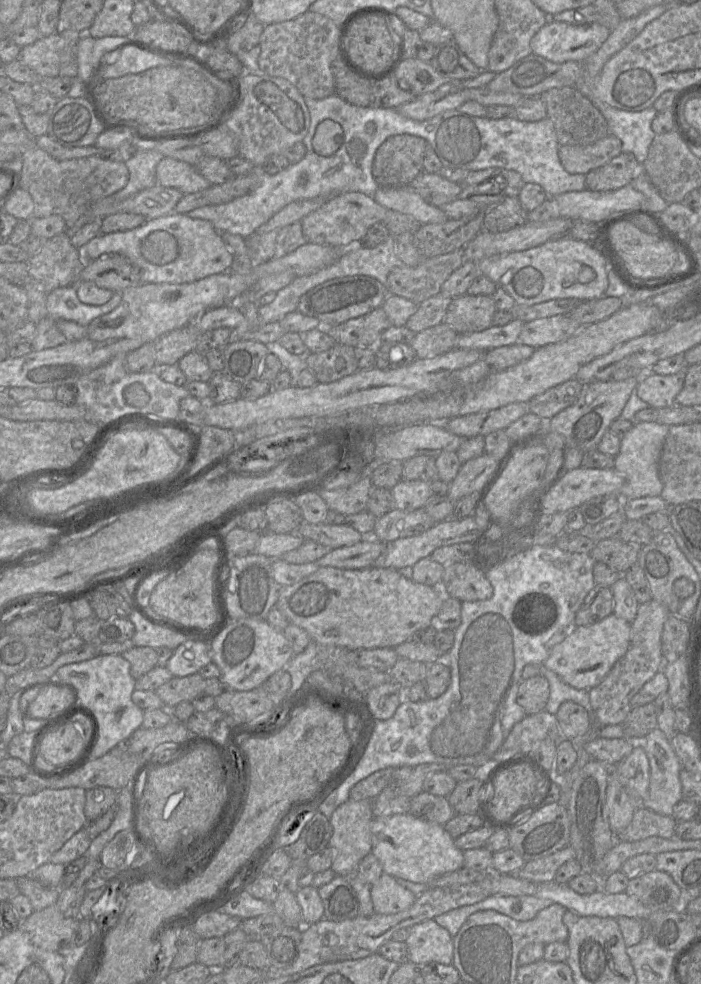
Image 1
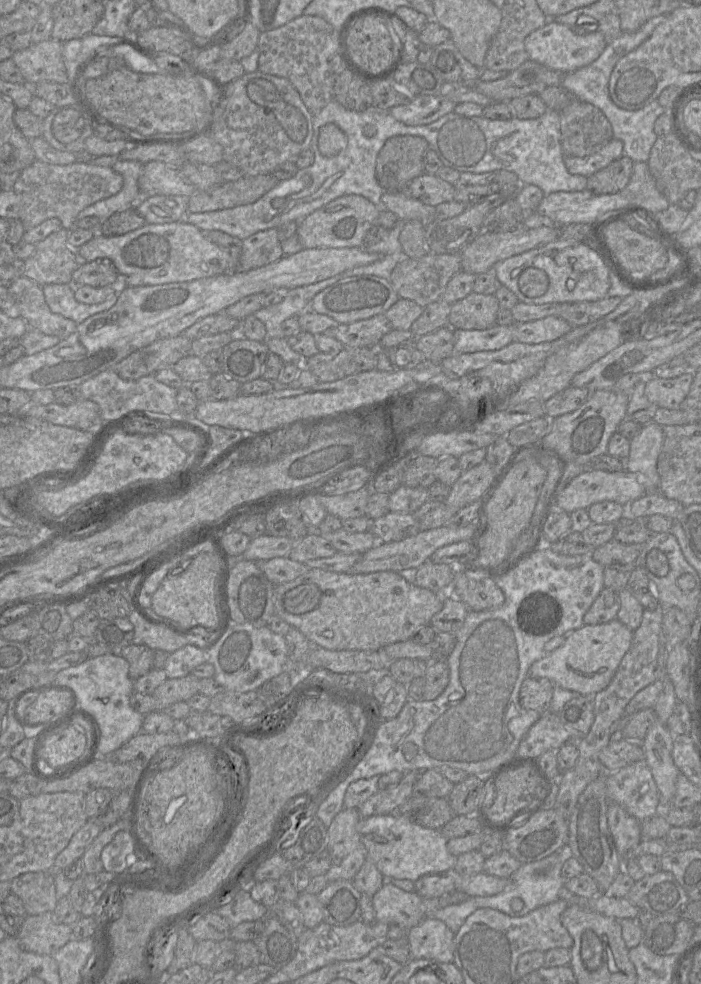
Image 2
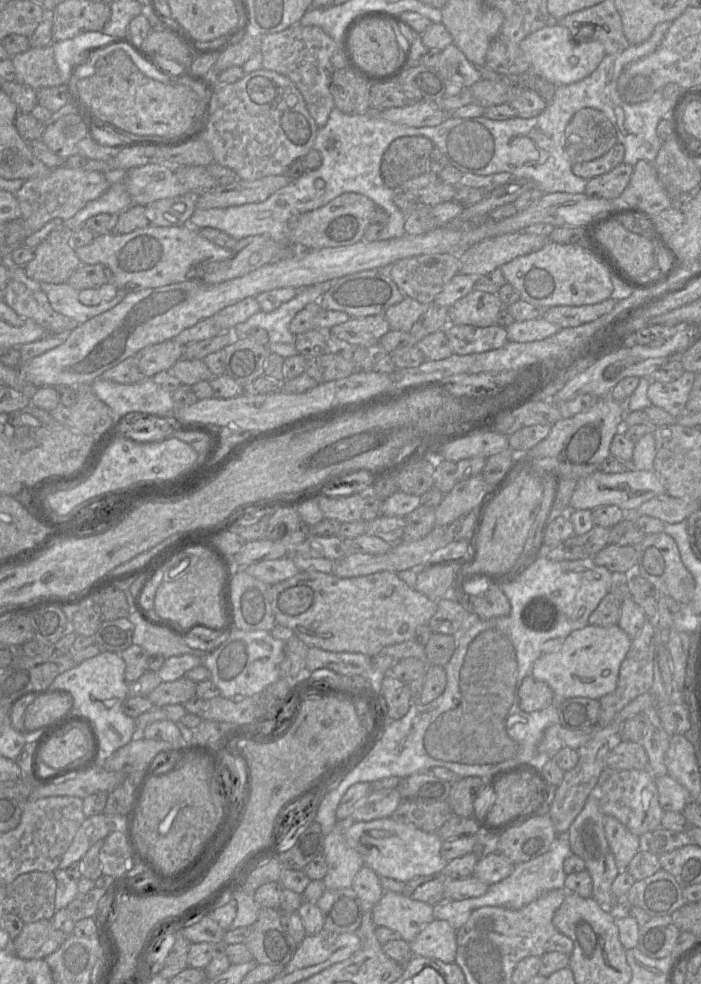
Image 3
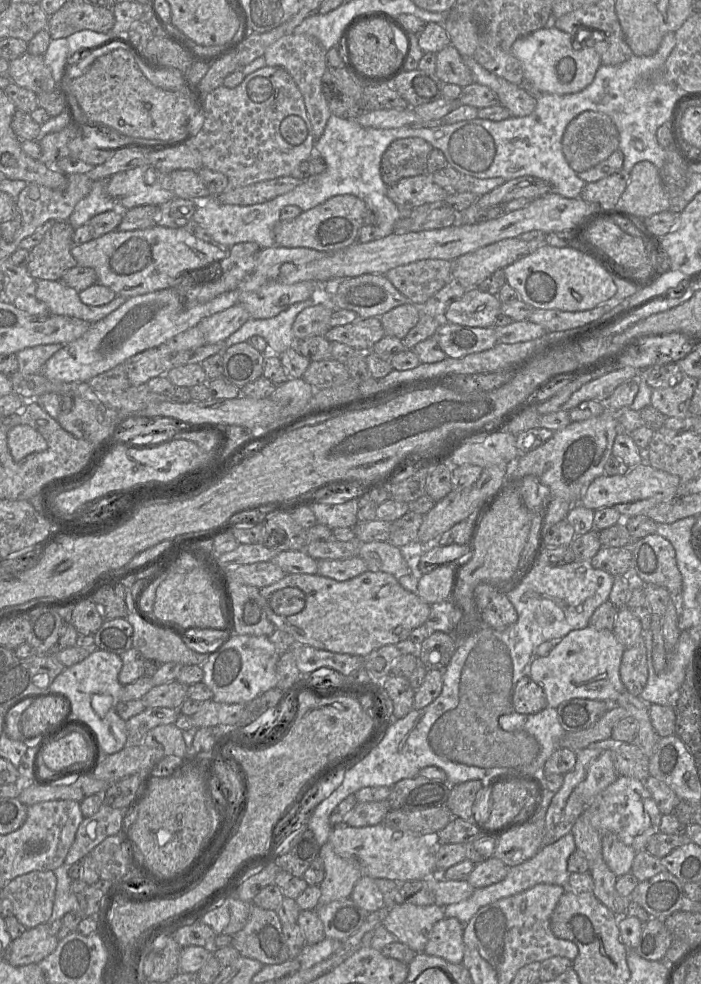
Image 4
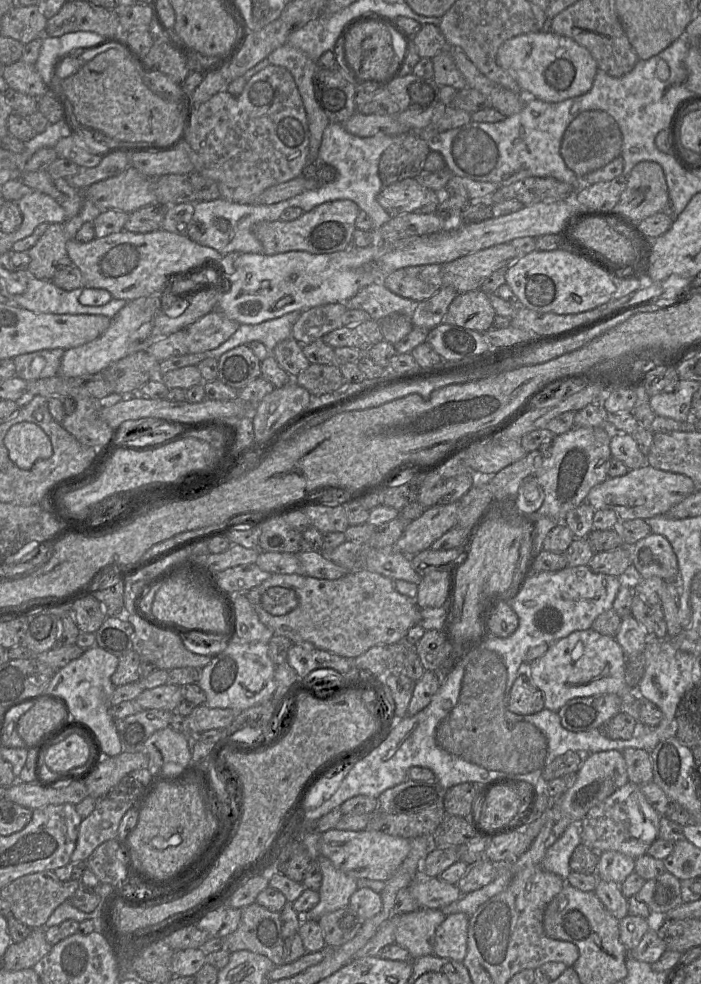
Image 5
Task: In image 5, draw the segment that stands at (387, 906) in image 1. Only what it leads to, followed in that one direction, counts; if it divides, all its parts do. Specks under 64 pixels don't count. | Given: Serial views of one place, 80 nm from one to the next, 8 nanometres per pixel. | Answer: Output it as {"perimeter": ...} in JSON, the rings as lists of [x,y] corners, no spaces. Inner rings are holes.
{"perimeter":[[[417,909],[397,916],[394,941],[406,949],[412,960],[432,955],[435,931],[445,920],[440,909]]]}

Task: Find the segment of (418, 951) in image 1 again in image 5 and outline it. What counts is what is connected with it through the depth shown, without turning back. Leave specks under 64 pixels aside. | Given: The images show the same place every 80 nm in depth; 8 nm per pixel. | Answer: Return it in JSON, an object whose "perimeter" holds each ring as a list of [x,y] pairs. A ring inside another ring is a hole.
{"perimeter":[[[464,913],[447,915],[435,931],[435,956],[463,962],[467,953],[469,917]]]}

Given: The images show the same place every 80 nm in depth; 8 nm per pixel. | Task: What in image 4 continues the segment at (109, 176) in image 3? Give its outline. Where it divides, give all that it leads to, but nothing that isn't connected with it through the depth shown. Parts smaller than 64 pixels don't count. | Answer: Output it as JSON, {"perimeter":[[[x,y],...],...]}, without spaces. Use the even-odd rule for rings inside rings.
{"perimeter":[[[107,179],[93,181],[89,193],[74,207],[68,222],[73,228],[78,228],[94,216],[113,209],[118,209],[115,201],[106,192]]]}

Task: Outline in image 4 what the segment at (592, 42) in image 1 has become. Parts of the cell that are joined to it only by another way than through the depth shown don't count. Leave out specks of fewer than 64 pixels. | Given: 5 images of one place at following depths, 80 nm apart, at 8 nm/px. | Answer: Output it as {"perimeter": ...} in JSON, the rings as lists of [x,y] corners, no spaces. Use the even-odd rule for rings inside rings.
{"perimeter":[[[543,27],[518,38],[512,45],[511,53],[520,61],[524,79],[537,89],[537,93],[563,95],[580,92],[591,84],[601,65],[593,47],[585,47],[556,27]]]}

